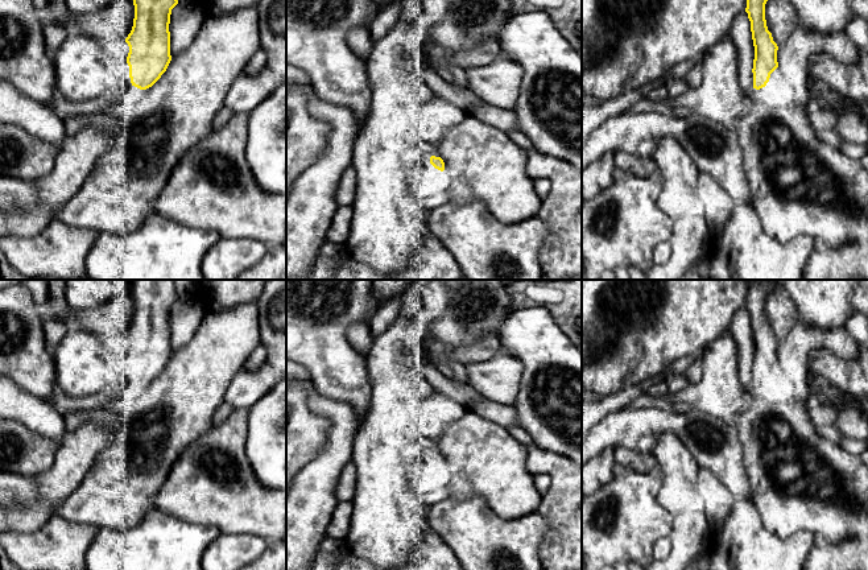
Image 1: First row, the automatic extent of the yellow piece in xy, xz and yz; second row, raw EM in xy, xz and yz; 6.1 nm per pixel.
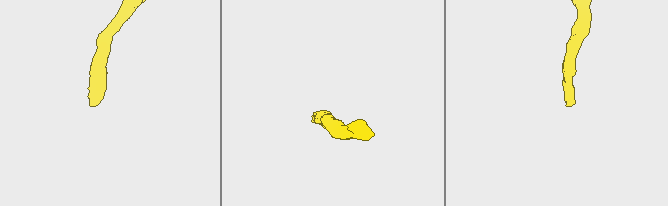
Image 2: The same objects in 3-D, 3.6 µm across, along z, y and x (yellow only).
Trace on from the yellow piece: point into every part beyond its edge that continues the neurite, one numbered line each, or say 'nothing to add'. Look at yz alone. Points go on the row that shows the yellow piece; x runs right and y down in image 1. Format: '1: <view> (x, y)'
nothing to add

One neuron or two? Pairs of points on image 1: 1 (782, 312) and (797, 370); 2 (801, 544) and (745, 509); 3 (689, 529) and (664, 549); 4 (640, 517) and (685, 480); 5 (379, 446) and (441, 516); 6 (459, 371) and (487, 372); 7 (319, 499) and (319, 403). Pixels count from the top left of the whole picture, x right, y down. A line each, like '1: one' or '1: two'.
1: two
2: one
3: one
4: two
5: two
6: two
7: one

